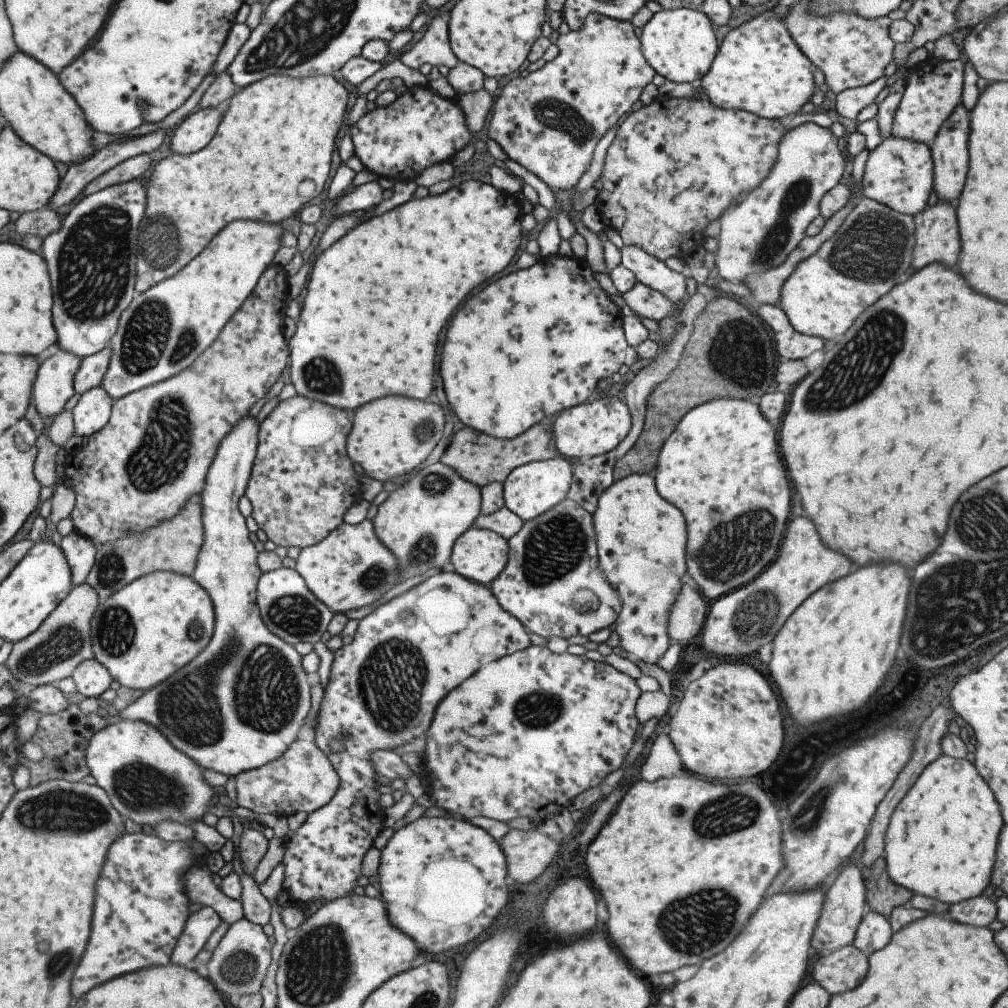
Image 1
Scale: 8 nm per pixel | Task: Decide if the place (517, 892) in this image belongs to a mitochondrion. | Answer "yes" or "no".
no

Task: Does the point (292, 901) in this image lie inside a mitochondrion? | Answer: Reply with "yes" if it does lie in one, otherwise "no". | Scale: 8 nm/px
no

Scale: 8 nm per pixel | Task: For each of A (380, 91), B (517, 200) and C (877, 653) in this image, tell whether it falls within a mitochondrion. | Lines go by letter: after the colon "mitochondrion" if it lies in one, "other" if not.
A: other
B: other
C: other

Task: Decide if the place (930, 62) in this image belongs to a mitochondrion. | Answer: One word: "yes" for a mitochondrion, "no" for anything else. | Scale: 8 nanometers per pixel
no

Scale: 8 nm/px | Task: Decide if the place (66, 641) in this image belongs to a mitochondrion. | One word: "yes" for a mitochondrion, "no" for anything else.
yes

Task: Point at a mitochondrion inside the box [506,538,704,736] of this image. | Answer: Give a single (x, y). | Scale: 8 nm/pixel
(537, 710)

